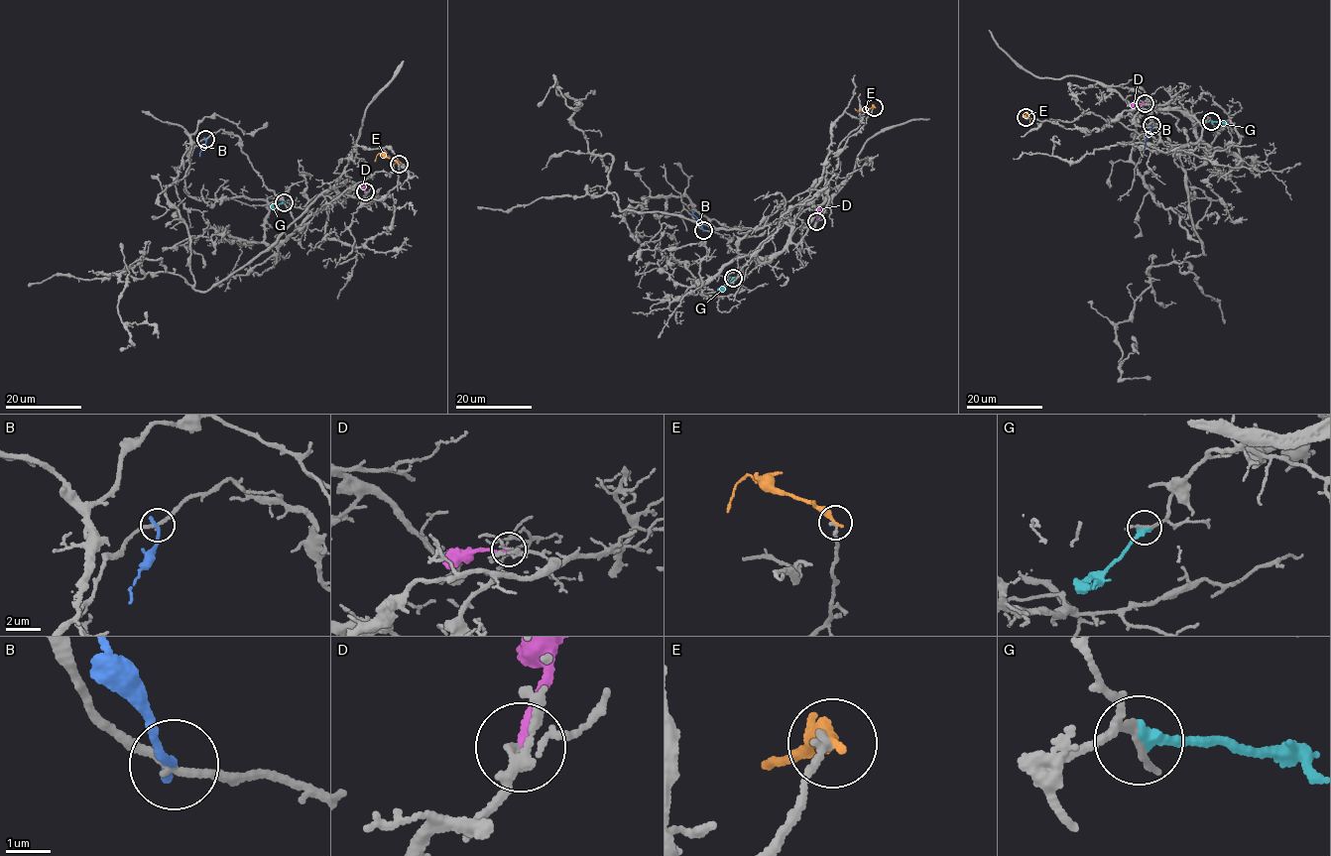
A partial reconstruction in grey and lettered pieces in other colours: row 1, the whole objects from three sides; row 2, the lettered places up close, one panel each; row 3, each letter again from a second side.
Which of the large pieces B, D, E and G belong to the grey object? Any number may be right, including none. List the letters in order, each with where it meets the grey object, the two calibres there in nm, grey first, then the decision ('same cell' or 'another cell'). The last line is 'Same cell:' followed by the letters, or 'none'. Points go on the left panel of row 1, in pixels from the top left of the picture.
B: meets grey at (205, 139); 180 nm thick on the grey side, 240 nm on the other; another cell
D: meets grey at (365, 191); 110 nm thick on the grey side, 170 nm on the other; another cell
E: meets grey at (399, 164); 180 nm thick on the grey side, 320 nm on the other; another cell
G: meets grey at (284, 202); 200 nm thick on the grey side, 300 nm on the other; another cell
Same cell: none

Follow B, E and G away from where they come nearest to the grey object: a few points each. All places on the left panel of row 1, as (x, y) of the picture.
B: (205, 139), (199, 156)
E: (399, 164), (379, 153), (374, 162)
G: (284, 202), (271, 207)

